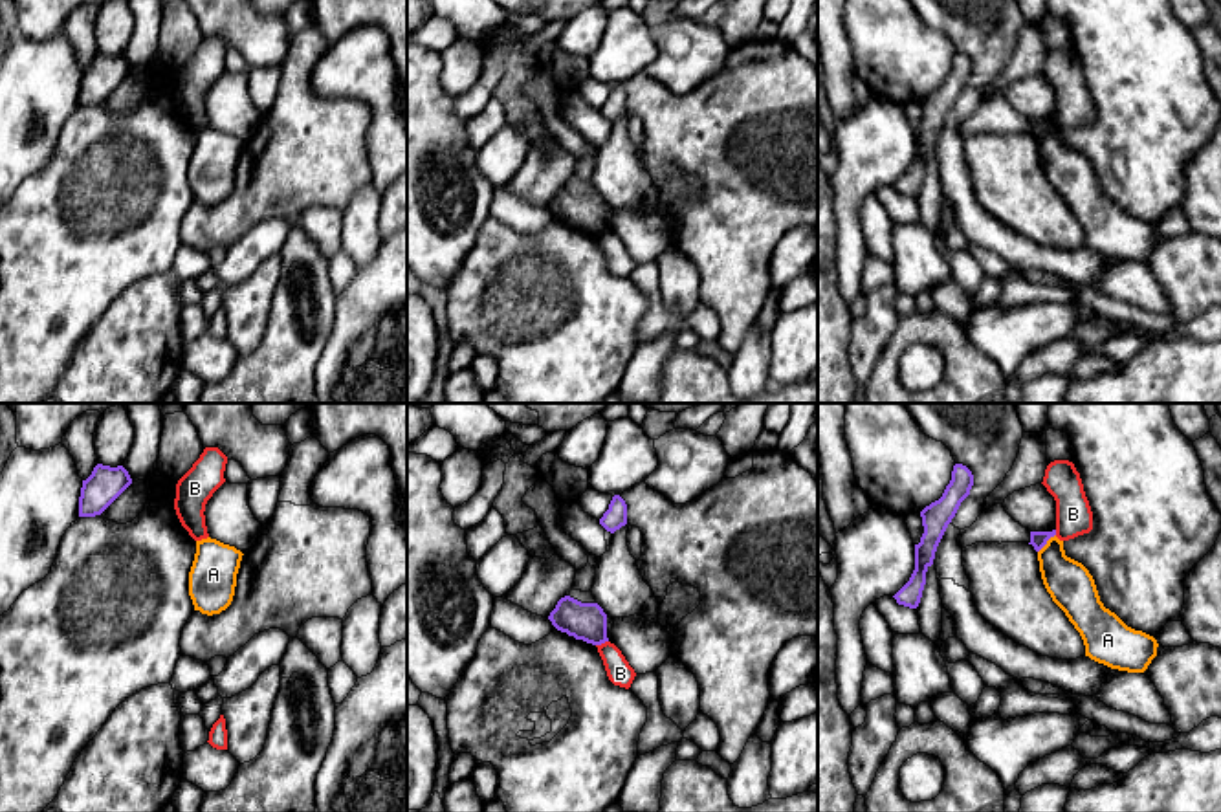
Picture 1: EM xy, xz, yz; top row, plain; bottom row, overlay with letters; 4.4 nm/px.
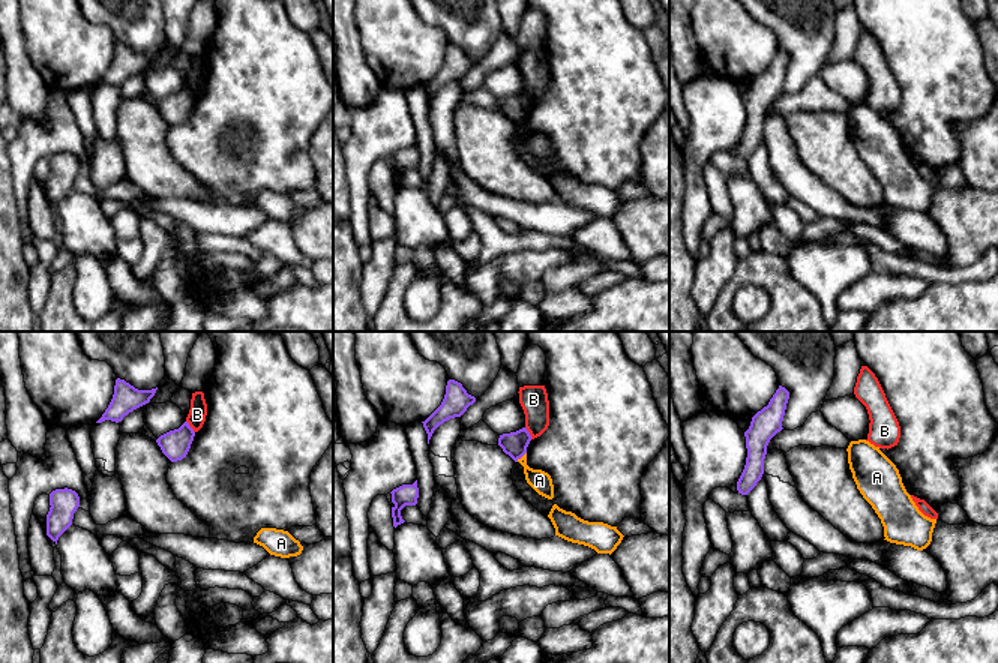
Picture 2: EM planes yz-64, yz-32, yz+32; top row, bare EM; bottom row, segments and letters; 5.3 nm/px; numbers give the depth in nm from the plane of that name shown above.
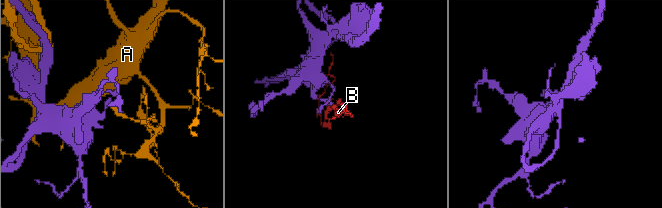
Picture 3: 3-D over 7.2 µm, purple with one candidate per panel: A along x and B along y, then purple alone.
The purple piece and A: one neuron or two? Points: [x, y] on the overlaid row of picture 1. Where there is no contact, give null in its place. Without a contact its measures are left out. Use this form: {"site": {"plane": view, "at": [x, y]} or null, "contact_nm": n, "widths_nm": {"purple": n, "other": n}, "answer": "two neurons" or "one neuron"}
{"site": {"plane": "yz", "at": [1045, 543]}, "contact_nm": 120, "widths_nm": {"purple": 80, "other": 200}, "answer": "two neurons"}

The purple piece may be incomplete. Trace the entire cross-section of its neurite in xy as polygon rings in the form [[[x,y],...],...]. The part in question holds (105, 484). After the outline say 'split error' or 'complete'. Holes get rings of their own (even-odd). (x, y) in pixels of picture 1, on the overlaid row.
[[[97,464],[92,475],[82,480],[79,517],[101,515],[130,484],[132,478],[123,466]]]; complete

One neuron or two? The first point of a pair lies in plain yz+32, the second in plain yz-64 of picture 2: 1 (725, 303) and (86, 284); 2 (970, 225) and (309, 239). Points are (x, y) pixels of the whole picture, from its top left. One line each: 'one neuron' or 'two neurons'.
1: two neurons
2: one neuron

